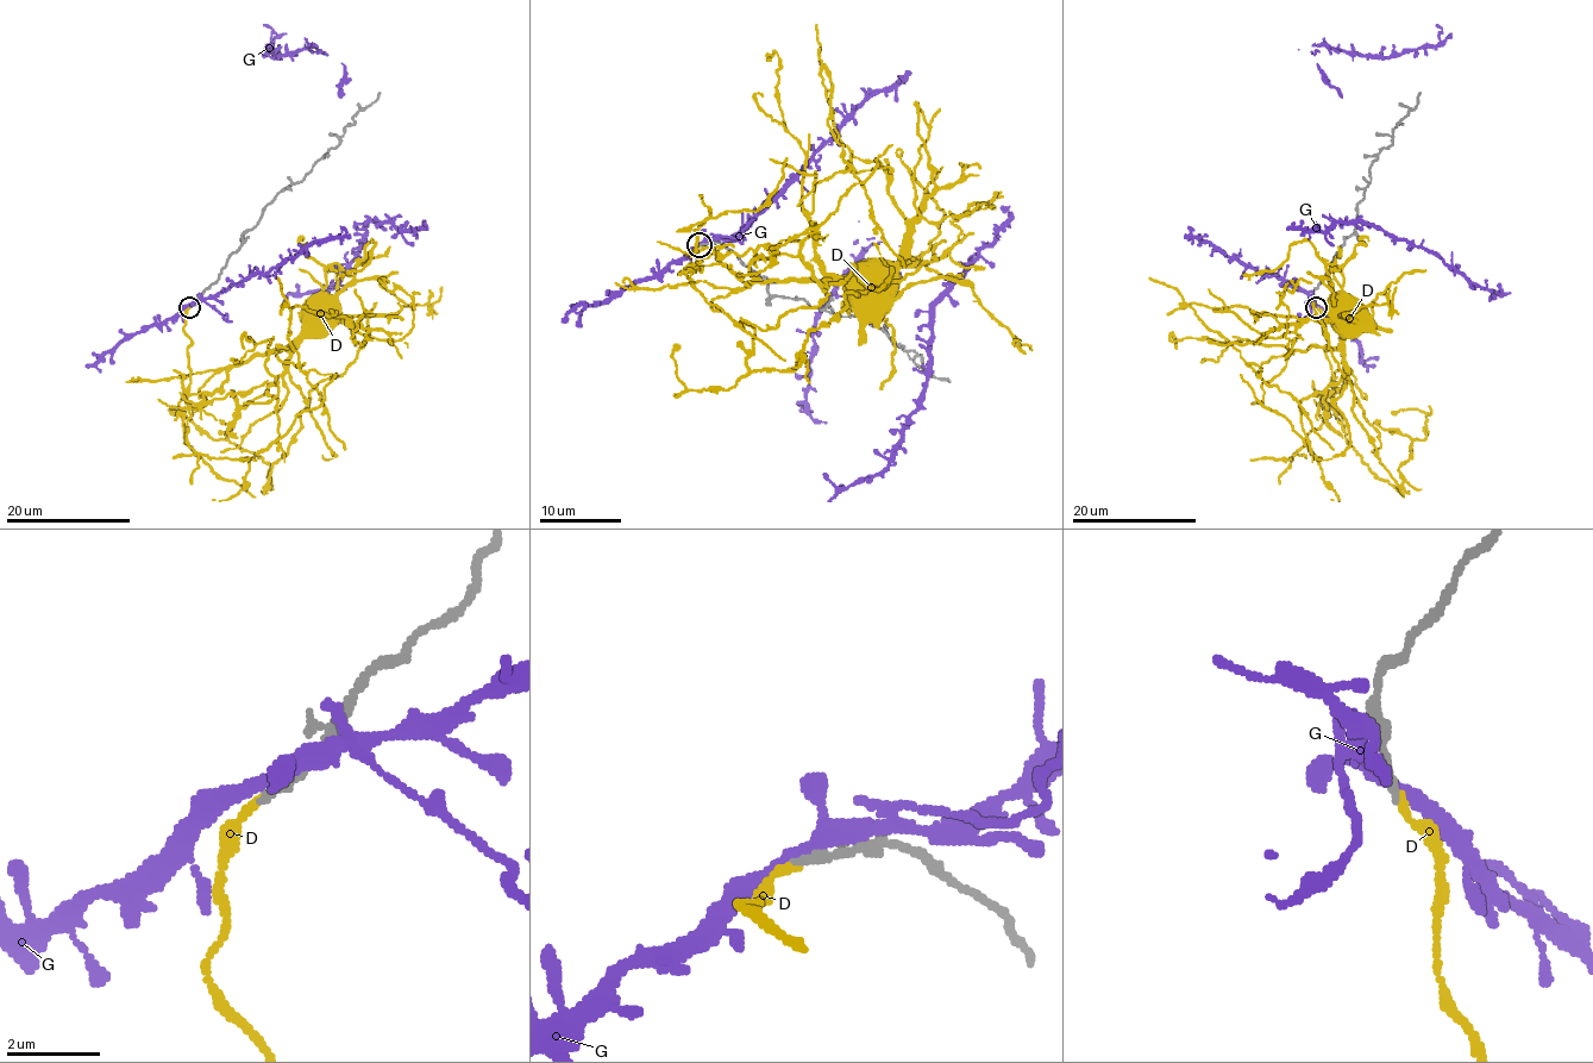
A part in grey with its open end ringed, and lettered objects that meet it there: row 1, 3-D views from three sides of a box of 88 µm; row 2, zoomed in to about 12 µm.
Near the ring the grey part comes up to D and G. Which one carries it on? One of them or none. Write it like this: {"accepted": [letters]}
{"accepted": []}

